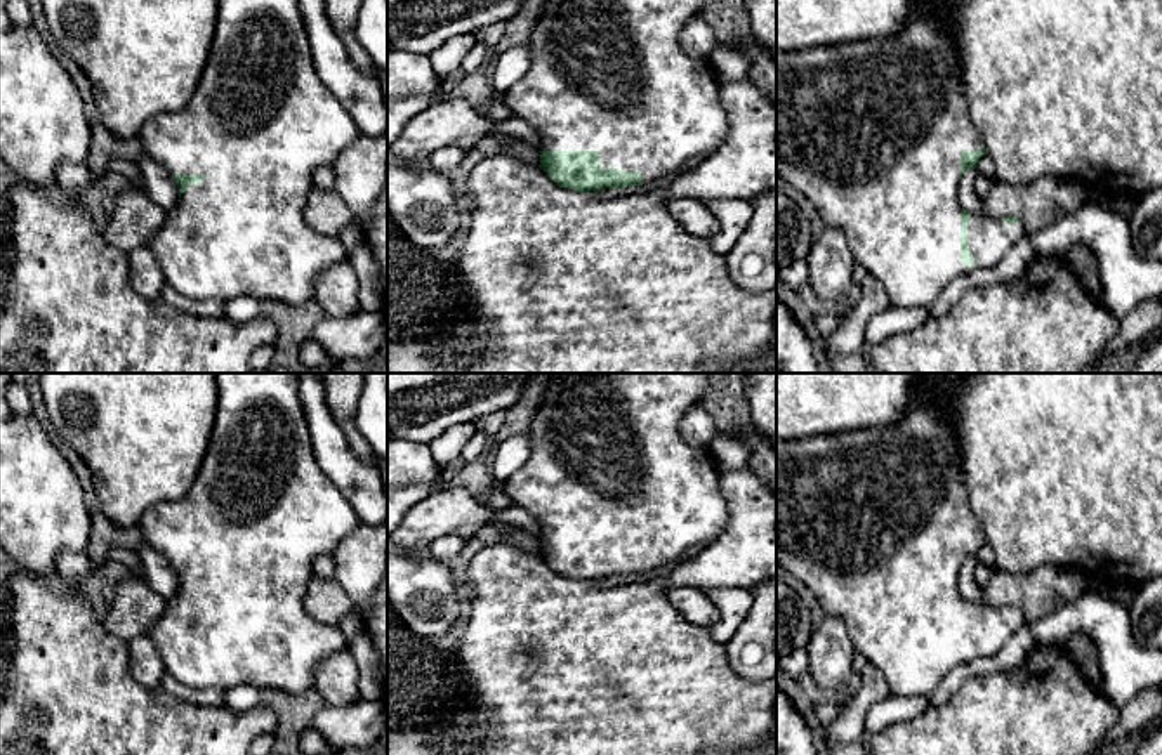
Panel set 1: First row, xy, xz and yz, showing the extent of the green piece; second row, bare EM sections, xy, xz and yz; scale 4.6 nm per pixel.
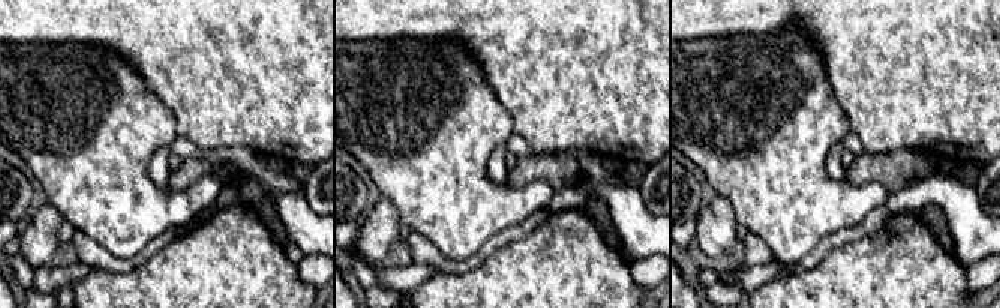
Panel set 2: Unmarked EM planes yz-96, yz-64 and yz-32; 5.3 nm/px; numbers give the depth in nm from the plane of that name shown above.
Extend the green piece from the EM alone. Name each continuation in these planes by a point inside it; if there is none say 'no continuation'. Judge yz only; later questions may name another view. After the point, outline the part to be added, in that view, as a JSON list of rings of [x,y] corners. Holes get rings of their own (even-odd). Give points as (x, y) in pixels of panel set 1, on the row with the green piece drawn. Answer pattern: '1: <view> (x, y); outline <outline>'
1: yz (871, 132); outline [[[914,2],[907,23],[889,38],[856,40],[816,45],[804,50],[776,52],[776,175],[809,200],[825,226],[841,229],[846,234],[853,262],[863,266],[868,274],[882,283],[891,305],[895,307],[931,307],[945,286],[957,276],[976,269],[994,267],[1021,238],[1028,236],[1028,229],[1020,220],[1002,222],[1000,219],[990,219],[983,213],[971,213],[966,222],[966,240],[973,262],[961,262],[962,208],[957,198],[961,151],[980,149],[981,144],[983,137],[969,116],[964,97],[961,59],[954,47],[954,38],[948,35],[943,19],[926,12],[921,2]]]

